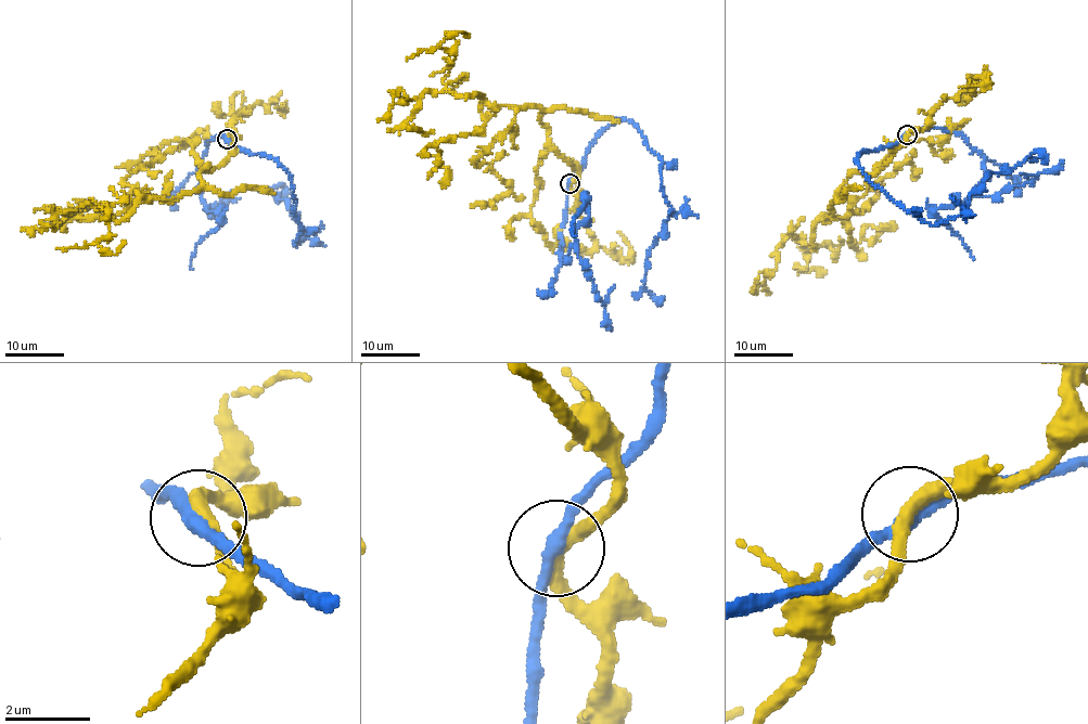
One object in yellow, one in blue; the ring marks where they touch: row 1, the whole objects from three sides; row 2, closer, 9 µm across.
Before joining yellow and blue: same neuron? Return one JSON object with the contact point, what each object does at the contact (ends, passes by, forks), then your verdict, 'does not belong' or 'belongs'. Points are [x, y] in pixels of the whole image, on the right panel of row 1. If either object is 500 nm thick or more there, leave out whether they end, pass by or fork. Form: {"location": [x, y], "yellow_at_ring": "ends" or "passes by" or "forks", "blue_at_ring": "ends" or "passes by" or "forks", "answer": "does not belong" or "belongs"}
{"location": [907, 134], "yellow_at_ring": "passes by", "blue_at_ring": "passes by", "answer": "belongs"}

